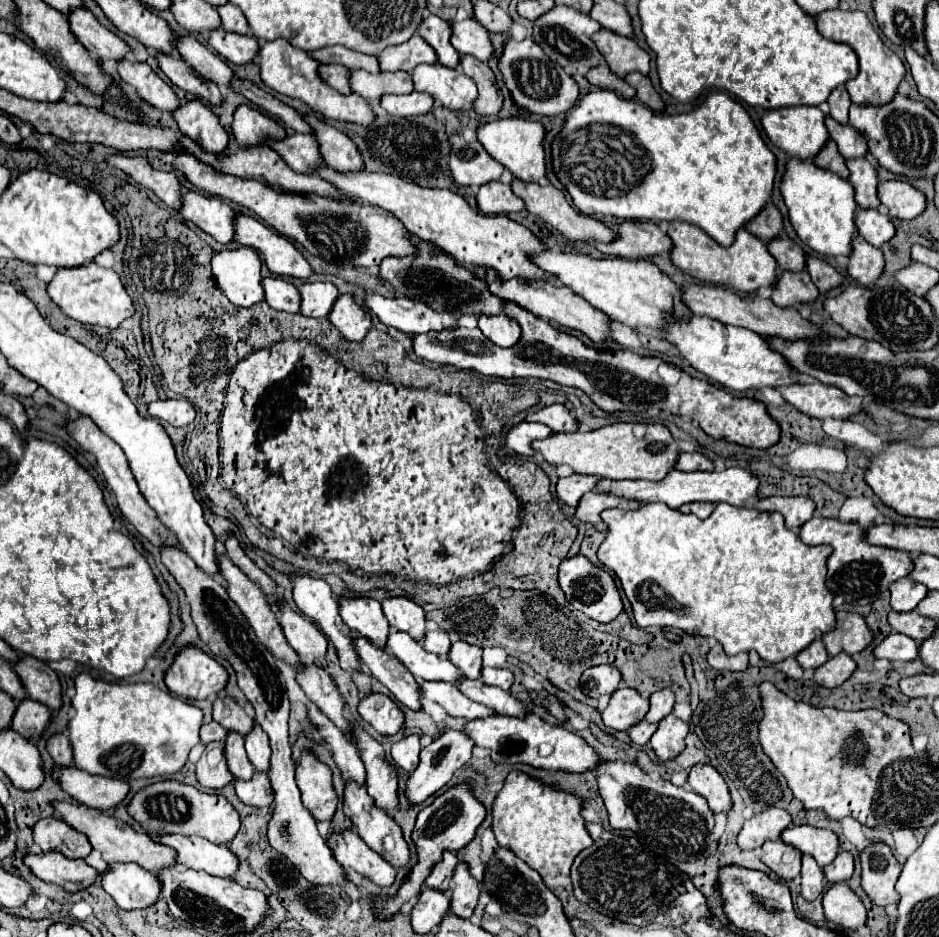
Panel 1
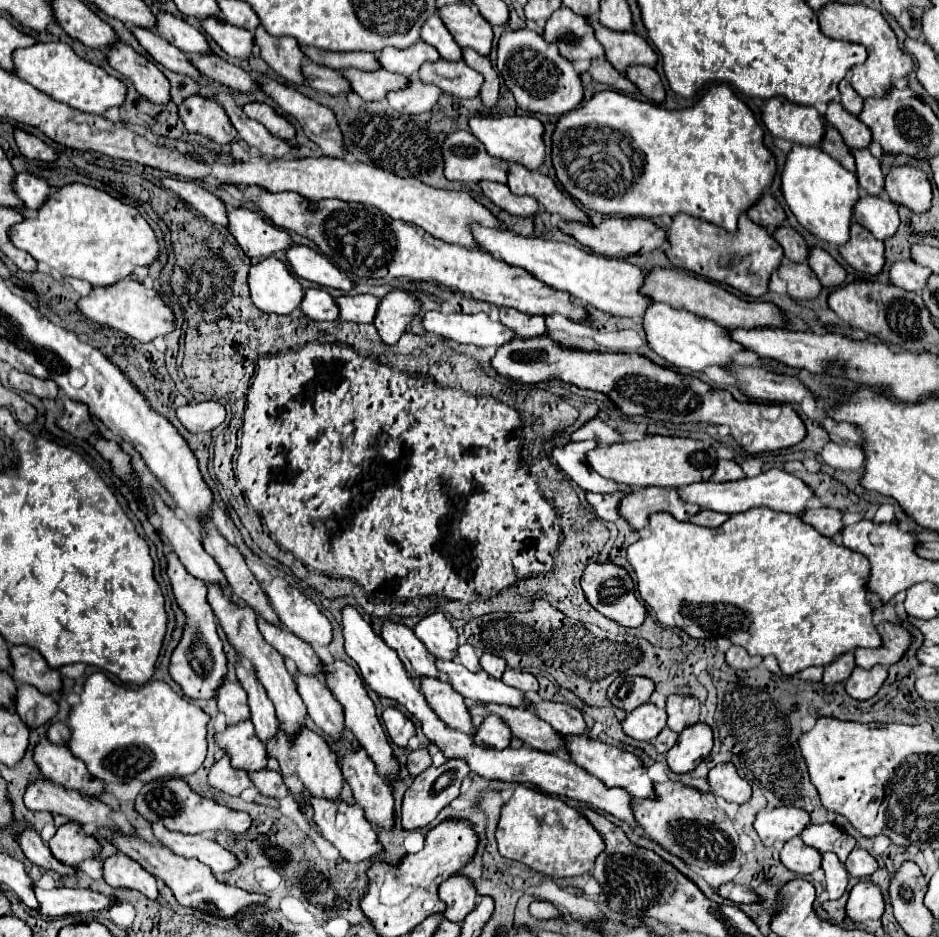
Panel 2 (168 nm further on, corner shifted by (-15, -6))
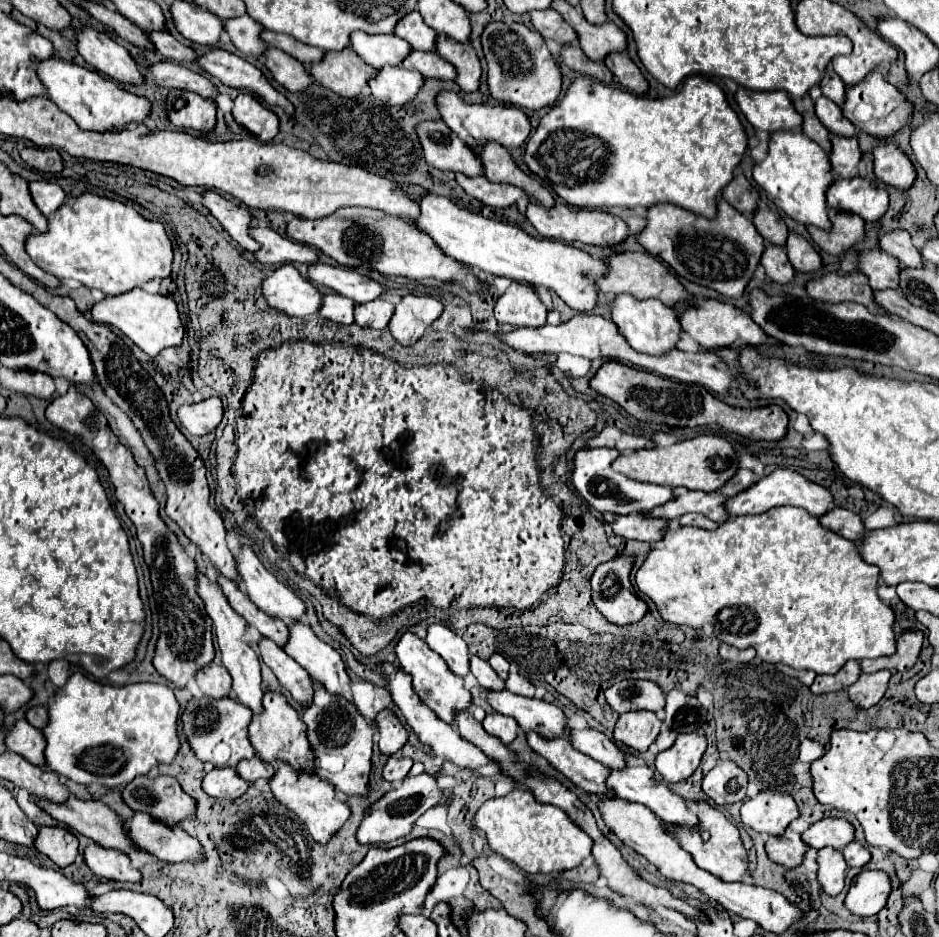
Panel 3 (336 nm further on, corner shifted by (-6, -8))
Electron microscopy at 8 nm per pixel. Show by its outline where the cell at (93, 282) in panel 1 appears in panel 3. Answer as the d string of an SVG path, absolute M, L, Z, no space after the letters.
M131 289L129 293L121 293L115 297L105 297L103 301L91 307L91 317L95 323L103 323L119 329L127 335L137 347L141 347L149 357L155 357L165 347L177 347L183 339L183 325L179 319L177 303L165 295L151 295L143 289Z

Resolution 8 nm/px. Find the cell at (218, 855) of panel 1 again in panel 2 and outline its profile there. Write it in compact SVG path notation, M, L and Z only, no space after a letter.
M152 823L152 829L164 847L170 847L176 855L198 859L200 863L208 865L214 875L228 873L238 867L238 859L208 835L184 835L168 831L162 823Z

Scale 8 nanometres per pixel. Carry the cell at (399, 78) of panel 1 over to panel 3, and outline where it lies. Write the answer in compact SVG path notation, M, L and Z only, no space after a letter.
M349 49L327 53L327 61L323 61L323 65L311 65L309 71L313 79L321 81L327 89L345 99L361 95L361 91L367 87L367 81L377 75L375 67L365 65L363 59Z

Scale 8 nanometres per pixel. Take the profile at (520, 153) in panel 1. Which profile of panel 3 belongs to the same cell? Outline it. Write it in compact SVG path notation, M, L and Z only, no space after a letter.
M443 91L437 97L439 103L439 111L443 121L451 127L451 131L457 133L459 139L463 139L473 151L481 151L483 145L495 141L507 149L519 149L523 147L523 143L527 141L529 133L531 133L531 125L529 119L523 111L519 111L517 107L503 107L503 105L467 105L461 101L459 95L451 93L451 91Z

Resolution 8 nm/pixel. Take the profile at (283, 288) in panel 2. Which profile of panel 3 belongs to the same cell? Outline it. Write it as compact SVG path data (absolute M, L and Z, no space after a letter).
M281 265L261 283L263 297L271 309L291 317L305 317L317 313L321 293L319 289L299 275L293 265Z

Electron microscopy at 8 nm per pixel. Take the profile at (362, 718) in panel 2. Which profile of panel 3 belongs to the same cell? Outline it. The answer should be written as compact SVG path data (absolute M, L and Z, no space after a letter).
M305 621L291 625L289 633L291 641L287 641L285 653L289 653L313 677L313 681L321 683L327 693L353 703L351 679L345 671L341 655L331 645L317 639Z

